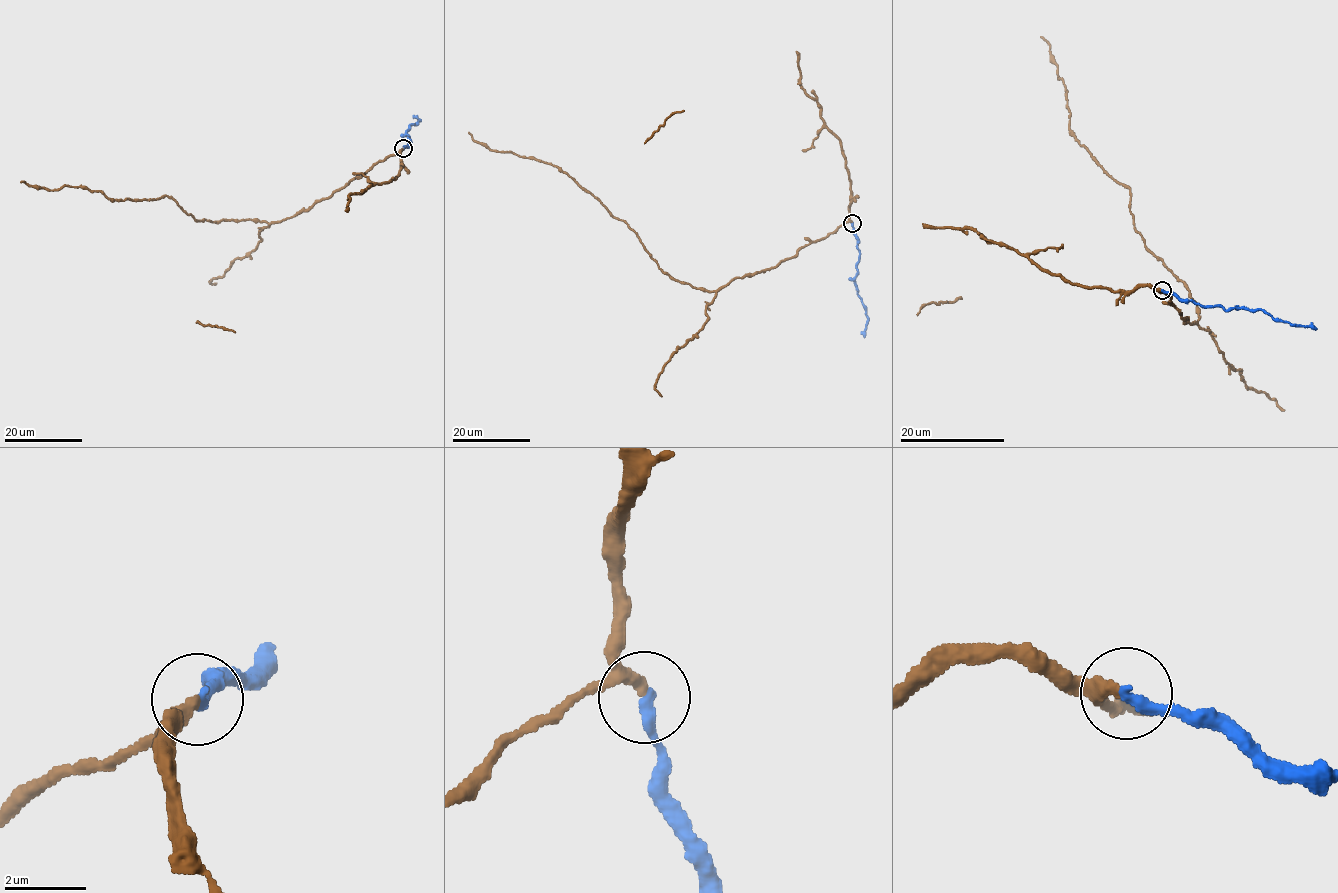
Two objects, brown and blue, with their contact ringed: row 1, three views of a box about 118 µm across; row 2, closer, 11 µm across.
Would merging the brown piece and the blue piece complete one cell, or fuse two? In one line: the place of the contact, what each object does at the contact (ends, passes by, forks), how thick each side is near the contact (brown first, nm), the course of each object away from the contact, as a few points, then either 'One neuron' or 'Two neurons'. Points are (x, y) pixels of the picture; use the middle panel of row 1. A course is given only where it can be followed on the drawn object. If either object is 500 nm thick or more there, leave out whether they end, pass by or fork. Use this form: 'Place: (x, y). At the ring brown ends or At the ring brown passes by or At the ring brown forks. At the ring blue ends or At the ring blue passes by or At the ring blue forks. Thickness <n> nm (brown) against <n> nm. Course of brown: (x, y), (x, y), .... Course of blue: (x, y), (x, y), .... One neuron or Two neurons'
Place: (852, 223). At the ring brown passes by. At the ring blue ends. Thickness 220 nm (brown) against 300 nm. Course of brown: (851, 222), (773, 268), (733, 278), (707, 291), (662, 272), (626, 222), (556, 166), (492, 151), (468, 132). Course of blue: (851, 223), (859, 254), (854, 284), (868, 319), (864, 337). One neuron

